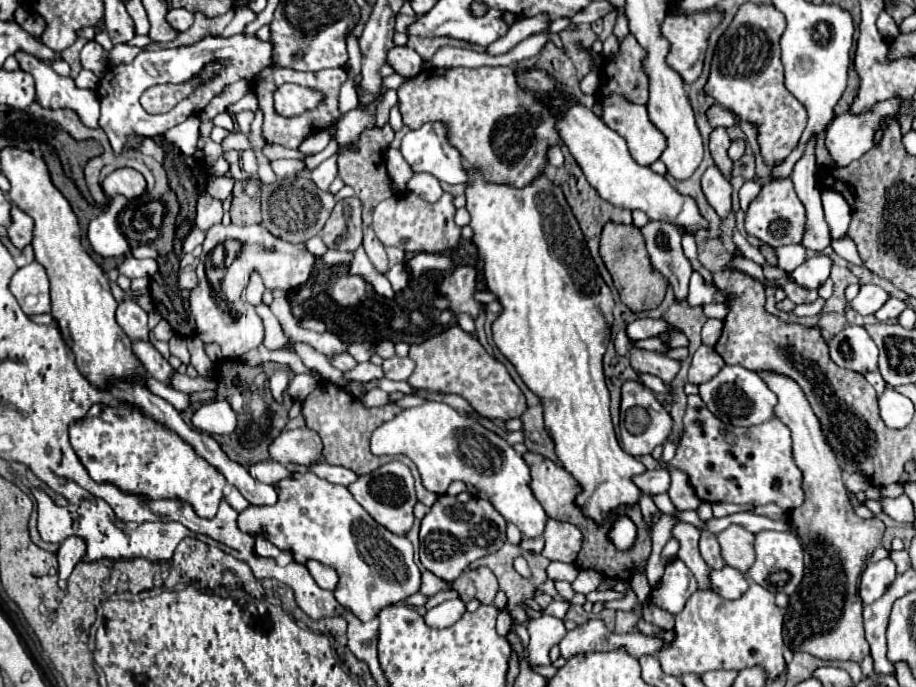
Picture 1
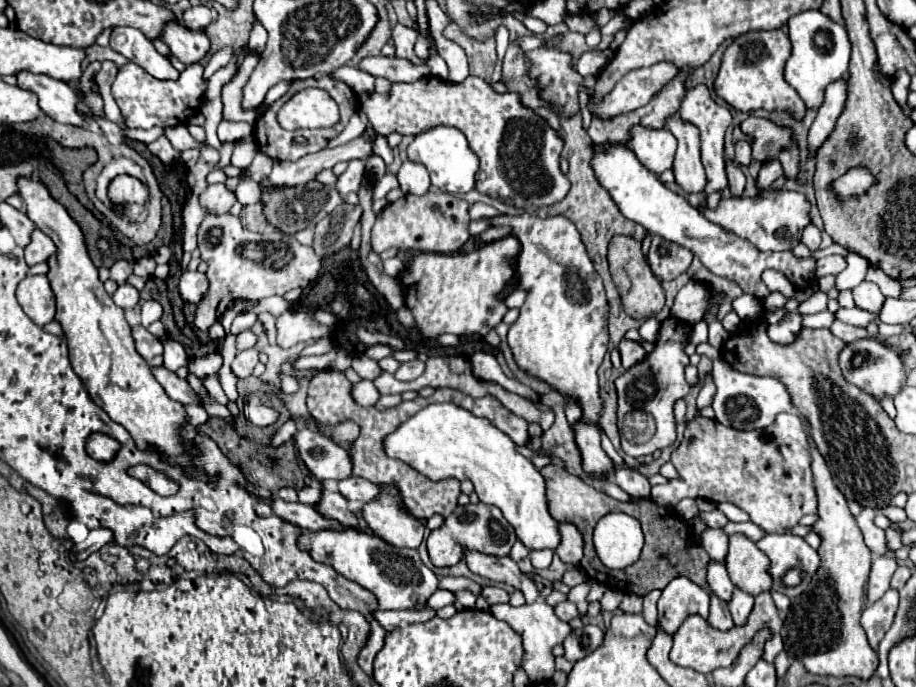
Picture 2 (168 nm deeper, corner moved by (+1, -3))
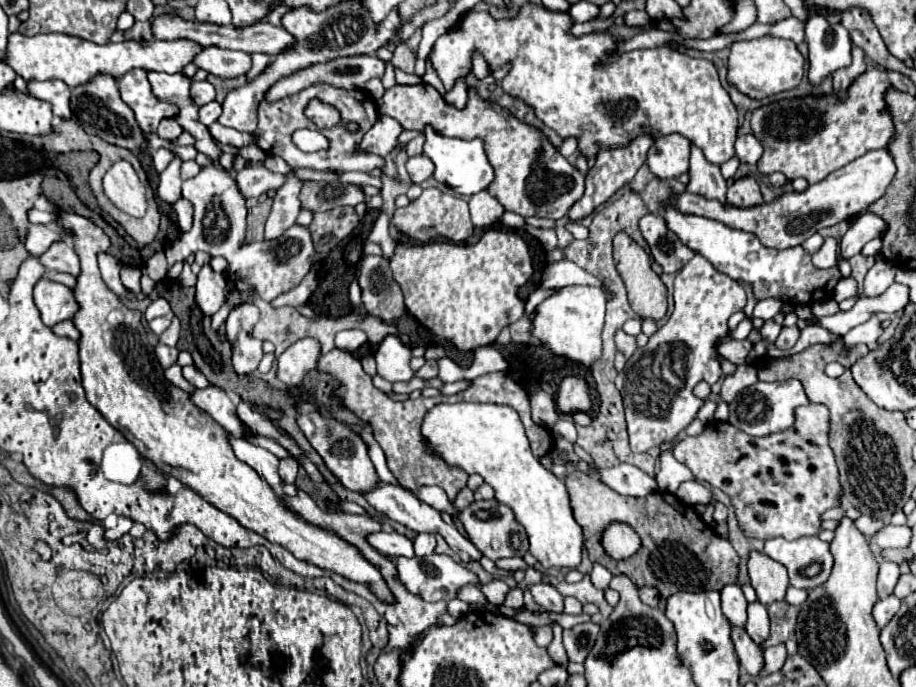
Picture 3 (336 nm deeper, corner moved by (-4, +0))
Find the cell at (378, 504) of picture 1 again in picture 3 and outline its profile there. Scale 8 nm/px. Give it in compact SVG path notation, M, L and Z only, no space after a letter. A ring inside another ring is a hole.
M417 533L417 537L413 539L413 549L417 557L423 555L431 555L435 549L435 535L427 535L427 533Z

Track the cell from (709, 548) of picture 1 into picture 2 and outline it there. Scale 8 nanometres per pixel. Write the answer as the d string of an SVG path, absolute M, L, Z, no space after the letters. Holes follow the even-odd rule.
M710 560L710 566L708 566L708 586L710 586L712 594L716 594L720 600L730 602L734 584L732 584L732 580L730 580L724 564Z

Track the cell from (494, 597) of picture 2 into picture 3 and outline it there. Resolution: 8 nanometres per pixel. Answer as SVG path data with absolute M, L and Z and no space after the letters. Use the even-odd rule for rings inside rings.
M519 587L511 589L511 591L507 593L503 605L505 605L505 607L511 607L511 609L517 609L517 611L523 609L523 591L521 591Z

